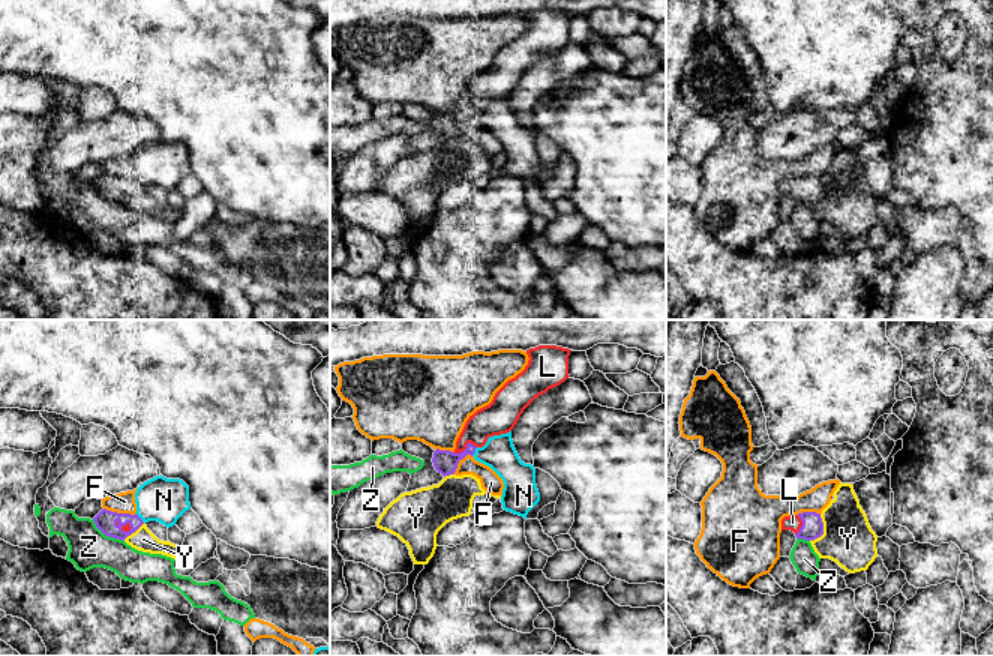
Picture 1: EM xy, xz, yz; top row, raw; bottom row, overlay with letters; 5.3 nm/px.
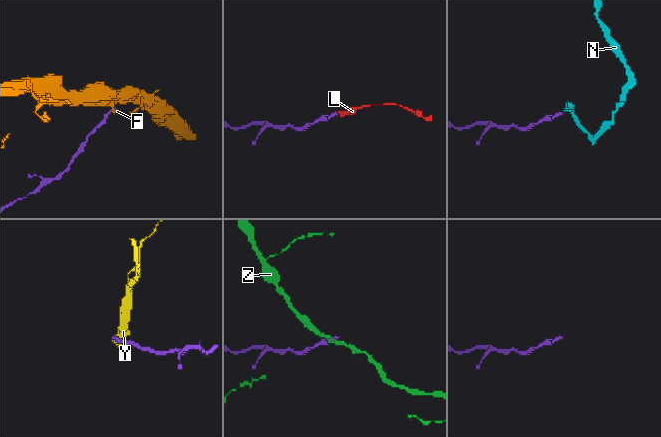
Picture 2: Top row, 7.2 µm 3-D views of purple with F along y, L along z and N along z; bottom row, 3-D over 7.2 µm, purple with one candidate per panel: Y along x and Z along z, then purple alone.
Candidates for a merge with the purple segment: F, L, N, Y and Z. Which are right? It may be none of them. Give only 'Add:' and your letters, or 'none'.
Add: L

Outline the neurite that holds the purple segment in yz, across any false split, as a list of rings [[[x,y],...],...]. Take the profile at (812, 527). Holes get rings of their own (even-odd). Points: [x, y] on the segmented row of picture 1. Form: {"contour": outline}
{"contour": [[[802,512],[789,515],[782,519],[782,530],[790,530],[796,539],[814,540],[824,534],[824,522],[820,513]]]}

